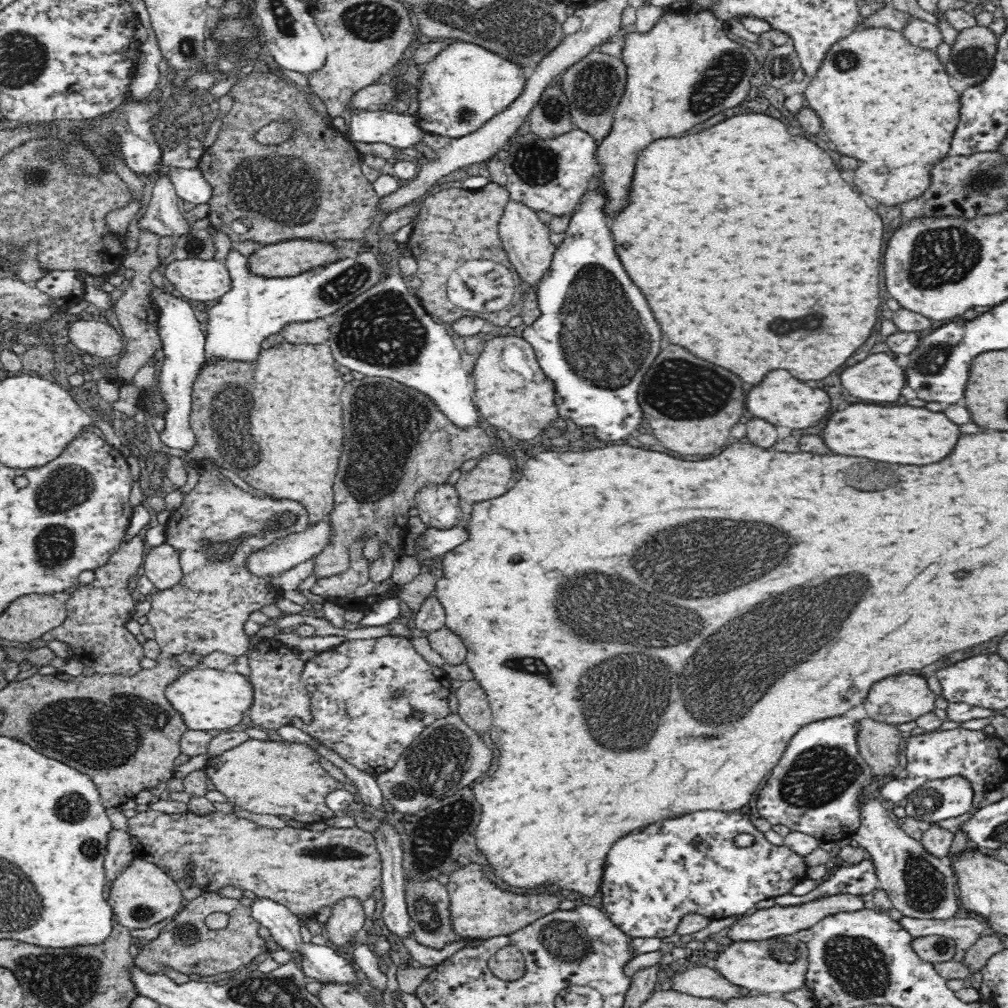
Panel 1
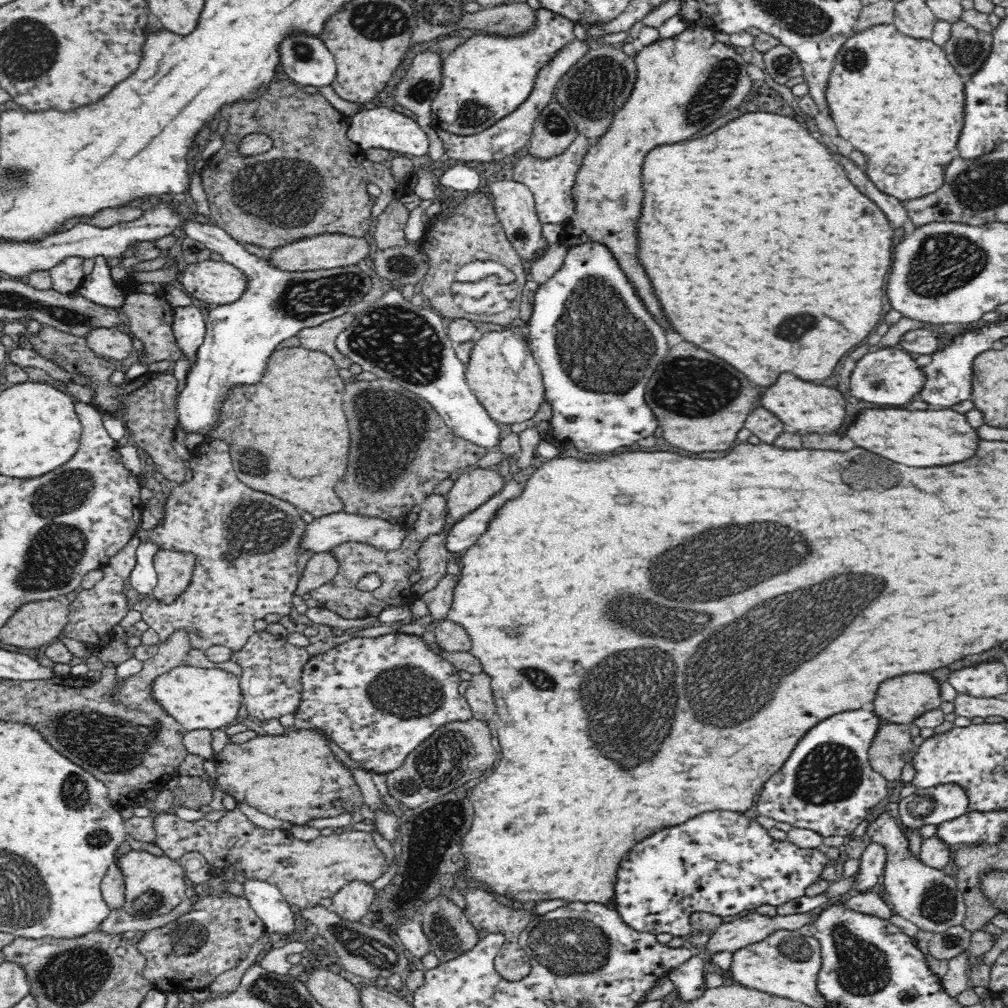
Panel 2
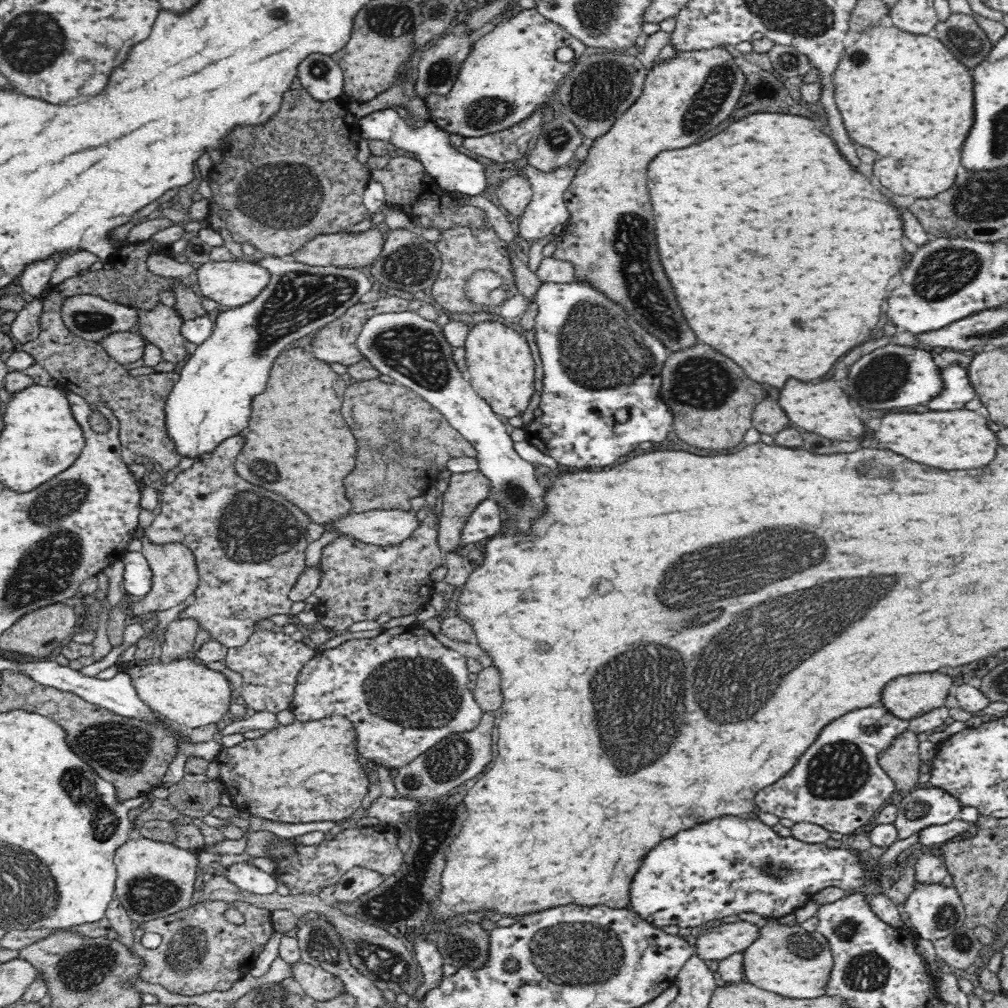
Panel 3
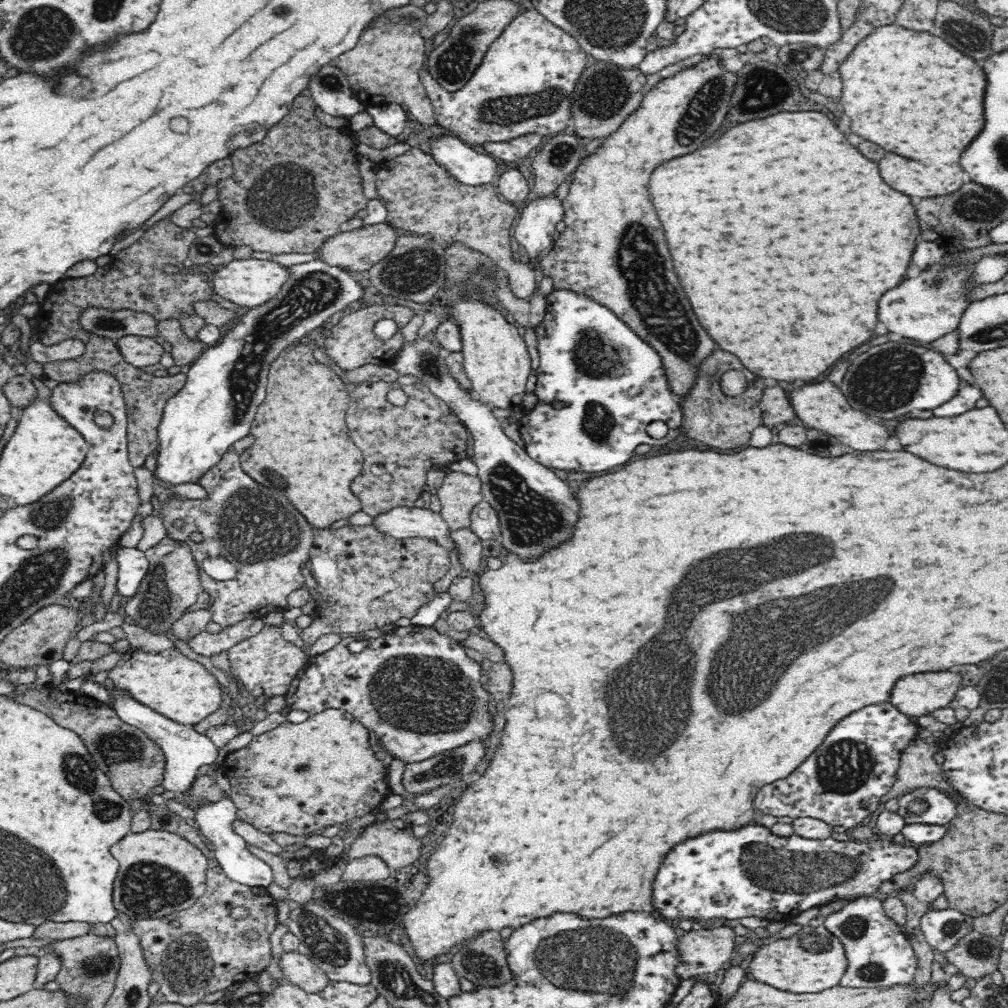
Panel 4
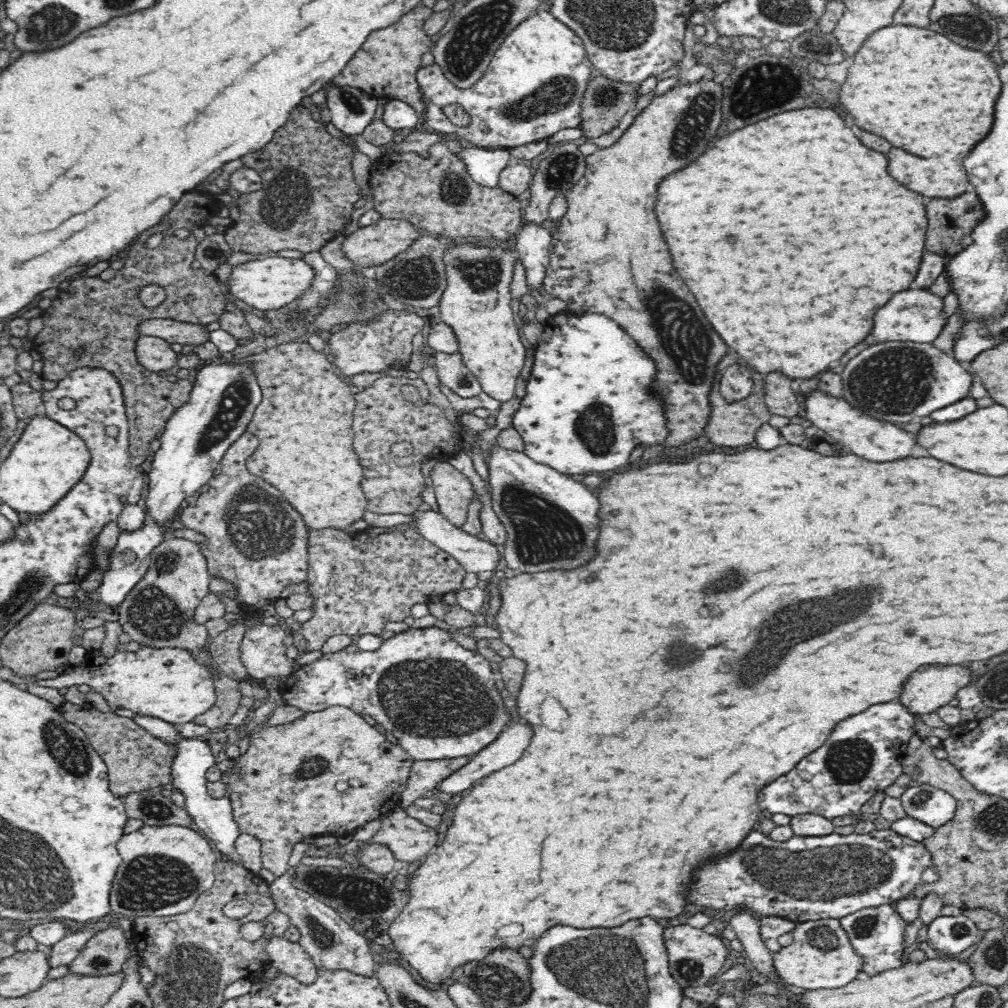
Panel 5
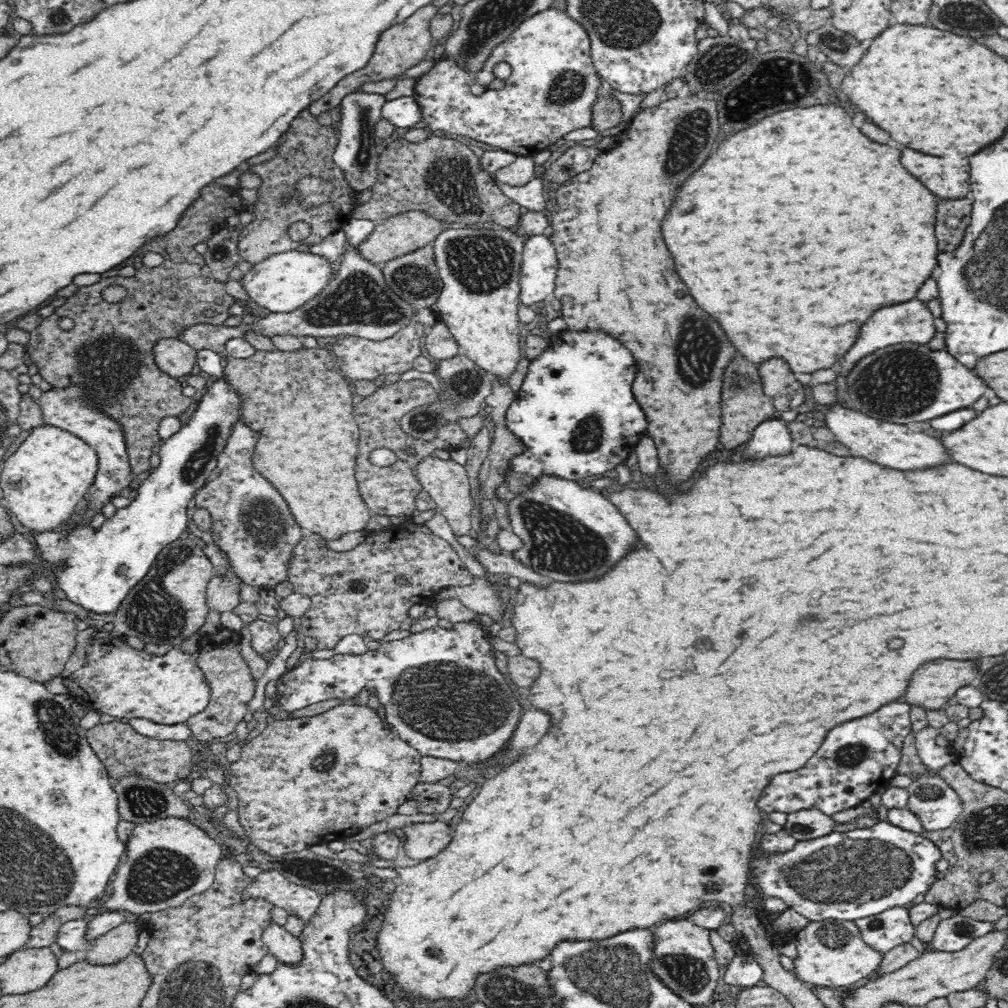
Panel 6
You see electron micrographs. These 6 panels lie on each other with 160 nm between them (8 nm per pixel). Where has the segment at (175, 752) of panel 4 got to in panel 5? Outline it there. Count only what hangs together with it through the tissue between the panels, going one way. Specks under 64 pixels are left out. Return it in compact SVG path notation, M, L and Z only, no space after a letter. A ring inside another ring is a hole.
M136 714L134 721L138 725L144 727L146 731L152 733L156 737L170 743L178 743L179 754L177 760L173 765L173 782L172 786L179 789L185 797L185 804L188 813L193 817L198 828L205 834L206 838L210 840L215 848L221 852L222 856L226 856L228 860L238 861L239 856L235 852L234 841L240 833L238 826L234 823L234 814L232 811L230 799L214 799L208 794L206 771L216 765L218 756L212 754L209 745L204 738L184 738L177 734L174 724L168 724L158 718L151 718L151 716L140 716Z

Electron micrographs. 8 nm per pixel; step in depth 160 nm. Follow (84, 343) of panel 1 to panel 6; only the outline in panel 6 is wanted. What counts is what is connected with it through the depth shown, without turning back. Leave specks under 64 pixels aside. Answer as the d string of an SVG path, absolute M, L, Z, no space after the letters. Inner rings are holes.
M163 339L155 347L158 367L170 376L182 378L196 370L198 350L190 344L178 339Z

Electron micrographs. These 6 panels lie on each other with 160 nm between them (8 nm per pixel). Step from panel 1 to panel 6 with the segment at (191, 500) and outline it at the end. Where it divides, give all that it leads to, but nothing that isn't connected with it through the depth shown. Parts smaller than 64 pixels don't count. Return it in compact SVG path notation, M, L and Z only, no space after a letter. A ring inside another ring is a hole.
M241 415L231 426L226 444L218 453L217 467L220 469L220 475L209 478L205 486L196 492L194 500L197 508L209 509L213 520L212 538L227 553L228 561L234 565L234 571L244 579L246 584L258 590L261 588L272 590L287 580L287 560L292 558L292 550L303 536L301 527L297 525L288 510L287 502L284 502L282 496L272 488L270 480L260 475L253 465L252 458L259 438L260 431L250 427Z

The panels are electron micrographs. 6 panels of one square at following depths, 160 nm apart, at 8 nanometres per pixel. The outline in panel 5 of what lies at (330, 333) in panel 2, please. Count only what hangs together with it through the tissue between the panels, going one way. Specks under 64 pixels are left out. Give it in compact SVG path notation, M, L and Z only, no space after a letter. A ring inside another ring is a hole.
M388 310L382 321L372 324L350 324L330 336L328 350L342 375L351 379L362 373L386 373L388 370L405 369L413 355L412 340L422 333L424 320L415 310Z

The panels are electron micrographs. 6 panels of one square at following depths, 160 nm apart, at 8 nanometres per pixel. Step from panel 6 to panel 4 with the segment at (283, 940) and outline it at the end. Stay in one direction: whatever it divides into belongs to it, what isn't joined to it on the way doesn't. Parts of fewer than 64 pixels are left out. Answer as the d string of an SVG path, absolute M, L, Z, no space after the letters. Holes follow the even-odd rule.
M283 950L278 956L277 964L289 984L298 985L310 993L319 993L330 980L318 965L300 951Z

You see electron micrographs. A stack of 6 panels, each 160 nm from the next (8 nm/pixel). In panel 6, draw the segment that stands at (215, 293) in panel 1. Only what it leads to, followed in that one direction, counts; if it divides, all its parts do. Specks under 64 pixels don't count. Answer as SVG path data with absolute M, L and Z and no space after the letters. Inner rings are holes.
M286 251L267 256L254 264L240 283L250 299L266 312L290 313L314 299L334 278L332 261L320 253Z

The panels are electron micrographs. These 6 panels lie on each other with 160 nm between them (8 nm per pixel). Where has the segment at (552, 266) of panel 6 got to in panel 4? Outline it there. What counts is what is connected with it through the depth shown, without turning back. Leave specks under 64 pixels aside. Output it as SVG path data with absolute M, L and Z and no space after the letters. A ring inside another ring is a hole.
M555 193L546 198L534 200L527 206L521 206L521 214L516 220L516 227L514 227L514 238L526 250L529 260L540 260L542 252L551 250L554 245L556 224L561 220L563 220L563 206Z

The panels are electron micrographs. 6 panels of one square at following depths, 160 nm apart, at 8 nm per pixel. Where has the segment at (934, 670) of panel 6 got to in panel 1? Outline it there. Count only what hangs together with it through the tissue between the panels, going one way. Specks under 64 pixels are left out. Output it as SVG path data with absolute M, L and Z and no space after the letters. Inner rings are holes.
M902 674L902 676L892 676L892 678L886 678L886 680L874 684L872 690L870 690L870 696L866 698L863 706L867 716L871 719L896 725L912 722L923 714L932 712L937 697L938 695L928 687L925 678Z

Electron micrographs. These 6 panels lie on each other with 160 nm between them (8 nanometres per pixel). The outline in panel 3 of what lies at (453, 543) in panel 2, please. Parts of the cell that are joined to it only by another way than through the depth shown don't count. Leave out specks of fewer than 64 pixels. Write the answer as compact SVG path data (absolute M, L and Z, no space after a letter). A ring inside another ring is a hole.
M483 500L471 513L462 530L462 545L490 539L503 532L500 507L495 500Z

